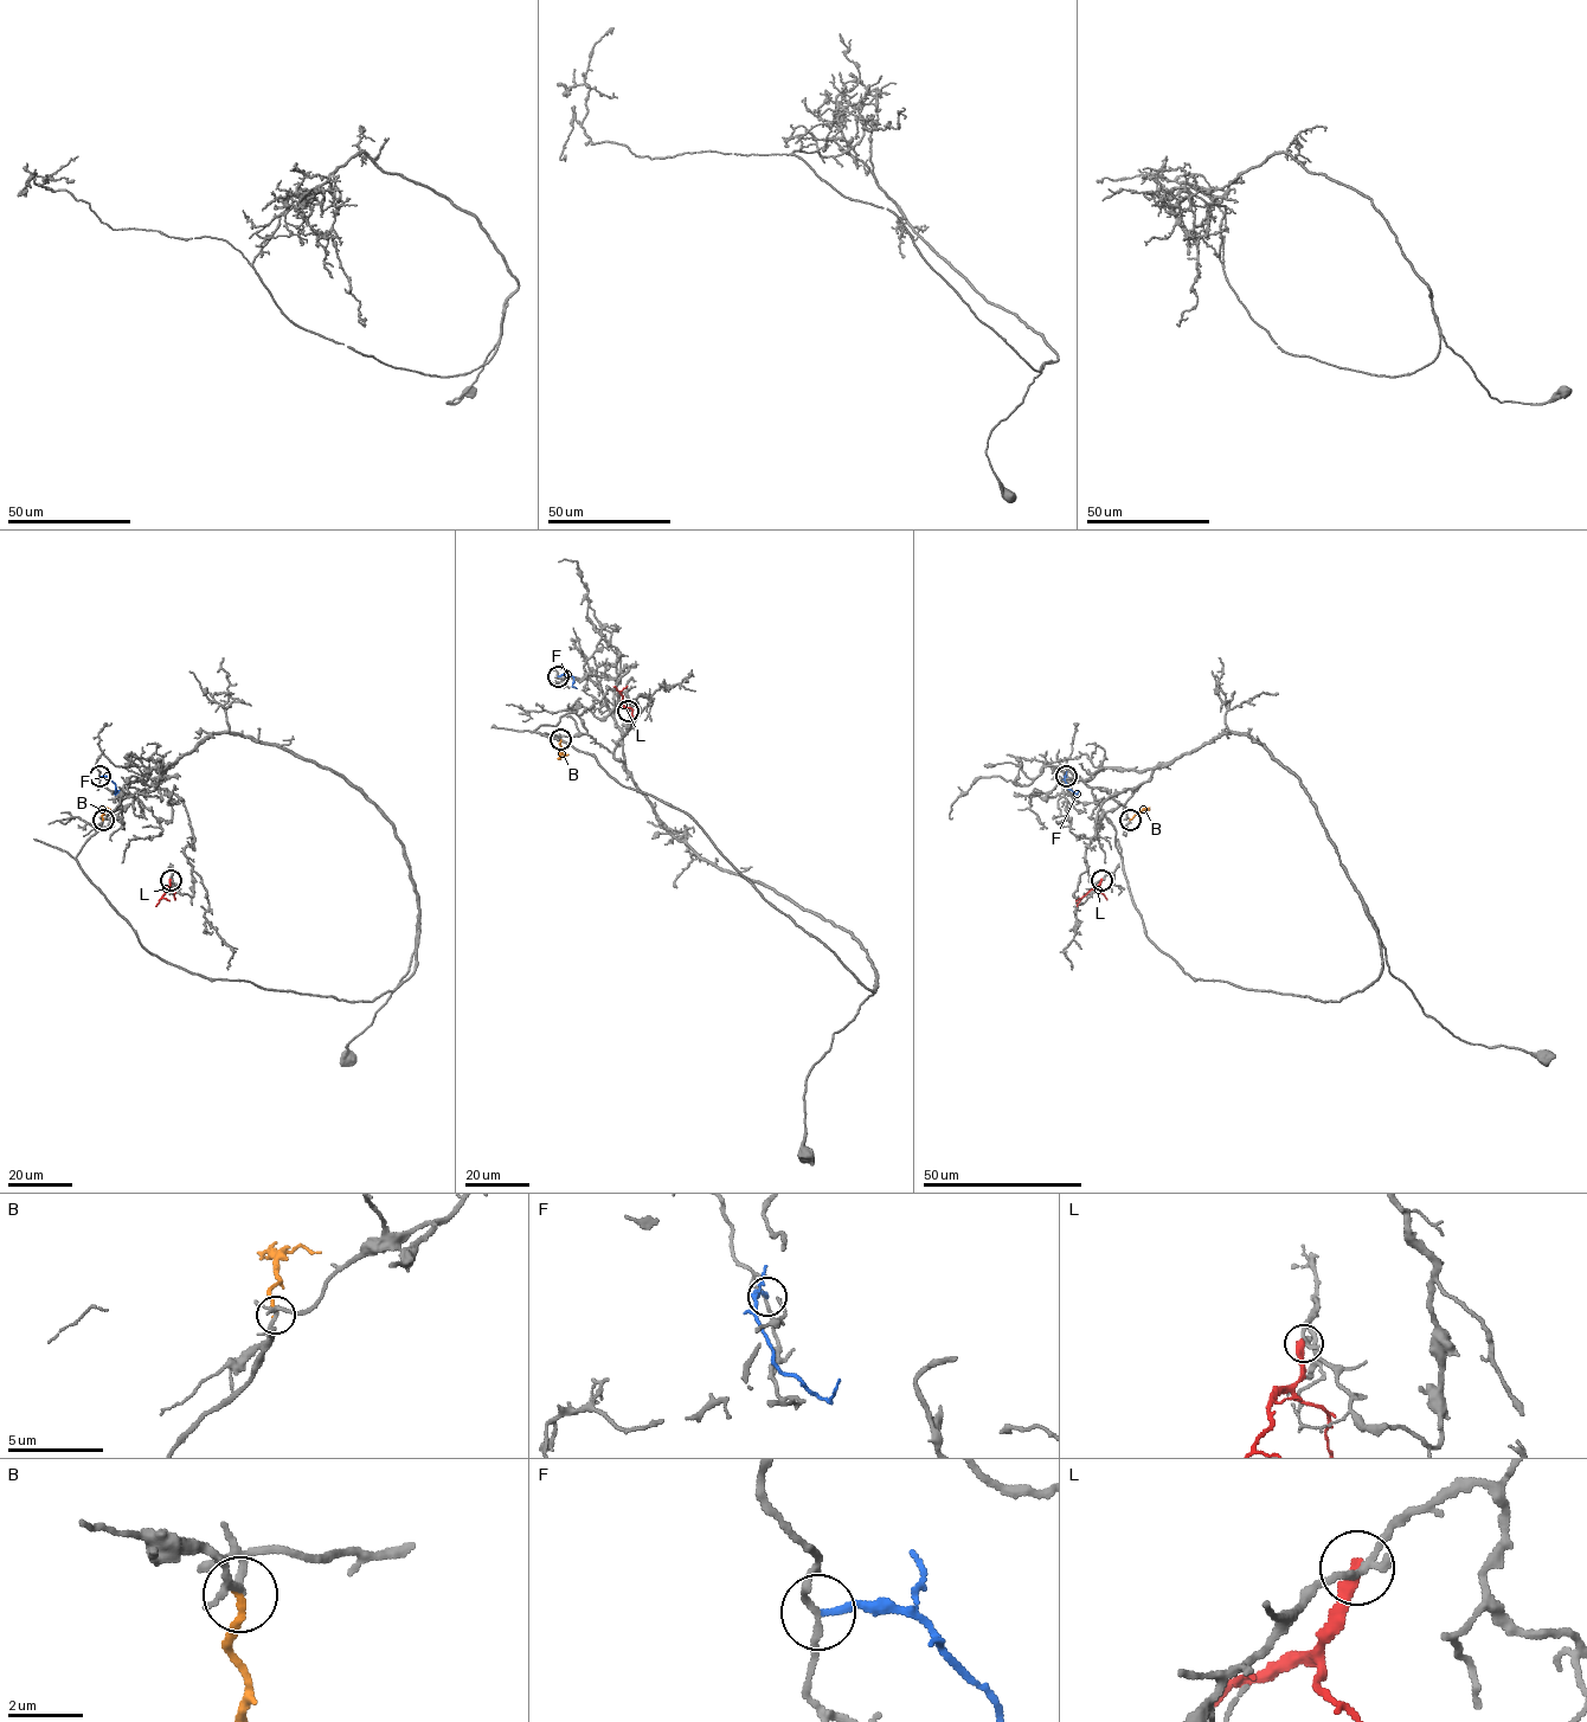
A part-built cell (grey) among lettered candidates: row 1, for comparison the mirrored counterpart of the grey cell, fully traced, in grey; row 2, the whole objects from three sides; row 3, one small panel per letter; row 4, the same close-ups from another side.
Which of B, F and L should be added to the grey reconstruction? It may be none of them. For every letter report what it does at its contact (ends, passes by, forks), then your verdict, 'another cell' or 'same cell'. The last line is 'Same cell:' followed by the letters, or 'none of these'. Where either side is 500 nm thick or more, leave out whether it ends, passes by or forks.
B: it ends; another cell
F: it ends; another cell
L: it ends; another cell
Same cell: none of these

